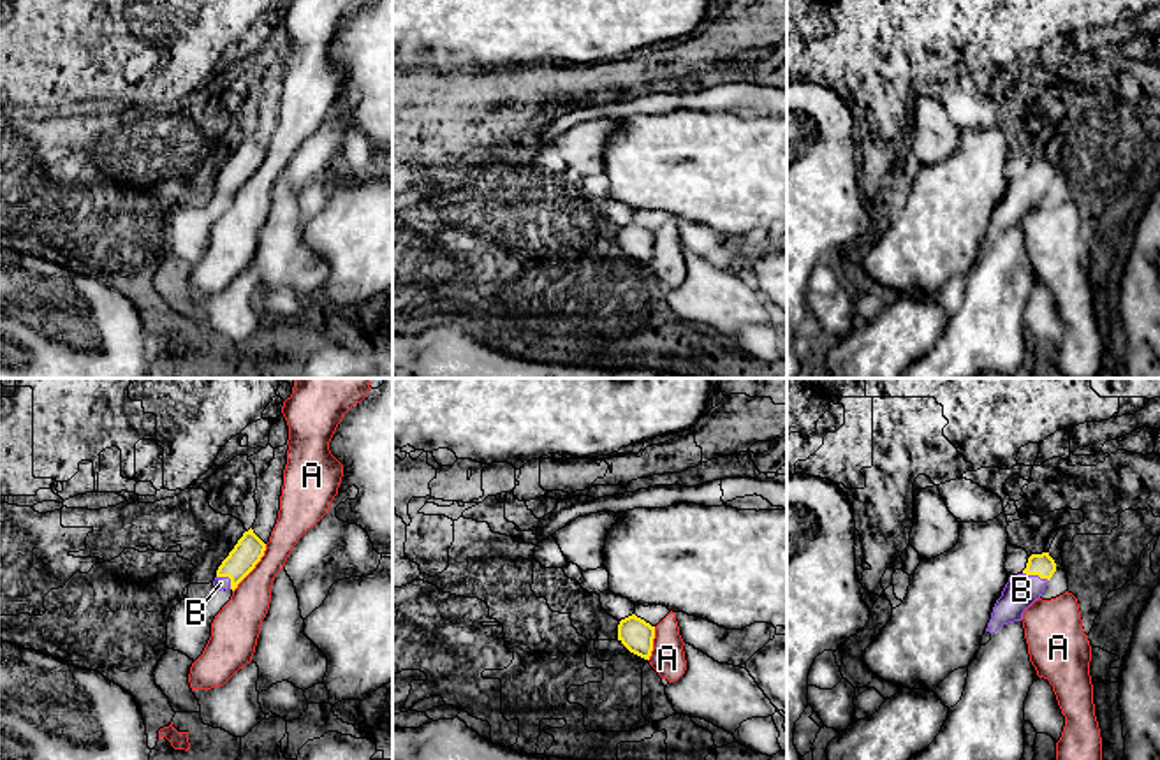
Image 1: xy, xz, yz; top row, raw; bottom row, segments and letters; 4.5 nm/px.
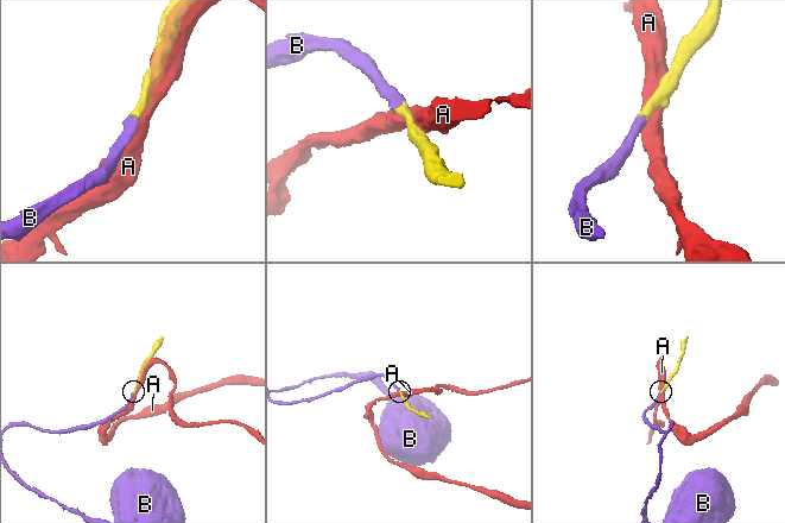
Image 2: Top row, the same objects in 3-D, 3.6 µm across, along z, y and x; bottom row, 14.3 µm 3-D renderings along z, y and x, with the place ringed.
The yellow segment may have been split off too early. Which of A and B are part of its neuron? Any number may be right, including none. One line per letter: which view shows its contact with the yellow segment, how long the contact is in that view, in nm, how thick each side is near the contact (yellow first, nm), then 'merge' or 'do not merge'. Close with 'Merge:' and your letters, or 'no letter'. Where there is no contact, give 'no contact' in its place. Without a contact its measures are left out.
A: xy | 280 nm | 140/200 nm | do not merge
B: yz | 130 nm | 110/150 nm | merge
Merge: B

